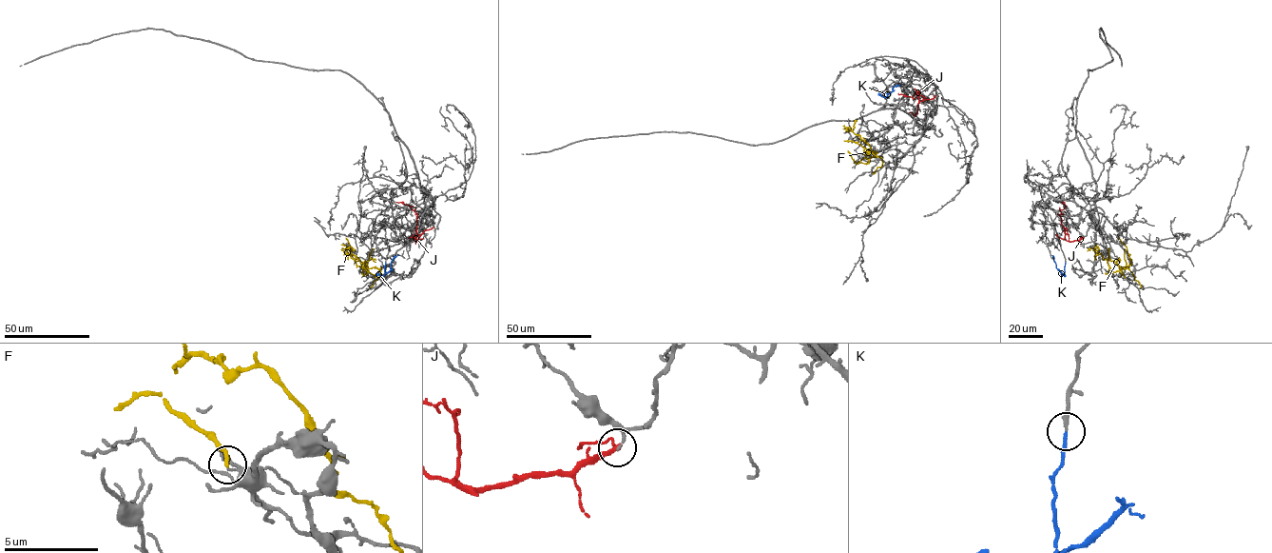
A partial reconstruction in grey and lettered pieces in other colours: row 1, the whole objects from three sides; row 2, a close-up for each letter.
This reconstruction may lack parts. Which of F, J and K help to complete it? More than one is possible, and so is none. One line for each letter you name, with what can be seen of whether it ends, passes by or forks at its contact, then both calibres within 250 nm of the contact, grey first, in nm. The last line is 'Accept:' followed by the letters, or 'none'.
K: it ends | 200/170 nm
Accept: K

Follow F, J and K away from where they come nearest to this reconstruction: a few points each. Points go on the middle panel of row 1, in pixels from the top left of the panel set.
F: (877, 157), (867, 143), (851, 130), (857, 119)
J: (915, 115), (919, 91), (911, 97), (898, 93)
K: (887, 97), (894, 86), (899, 84)

